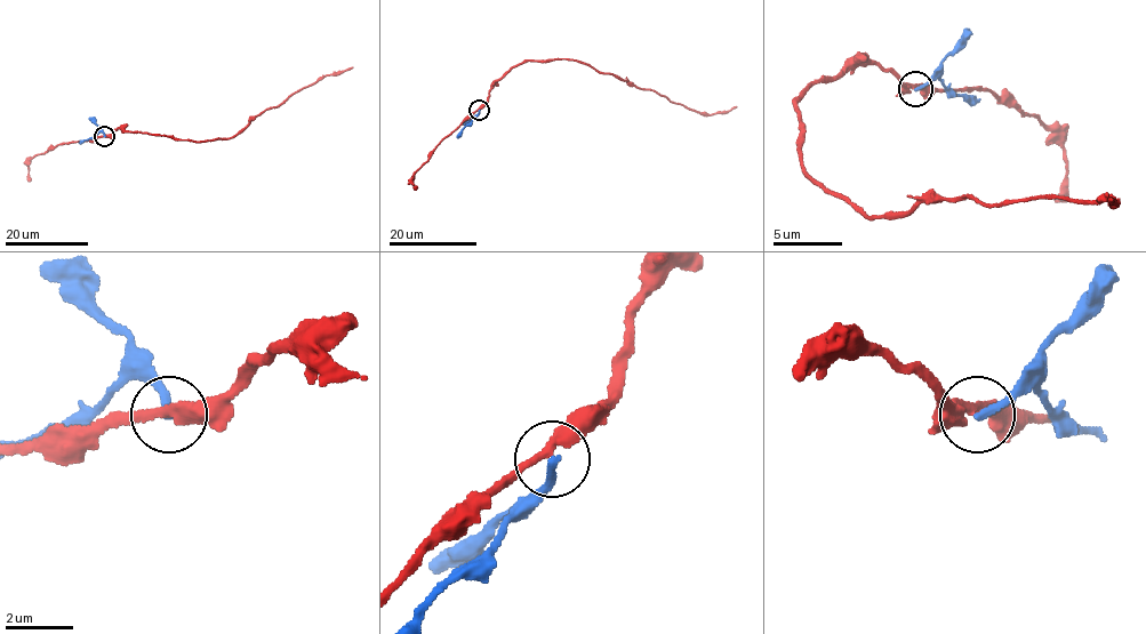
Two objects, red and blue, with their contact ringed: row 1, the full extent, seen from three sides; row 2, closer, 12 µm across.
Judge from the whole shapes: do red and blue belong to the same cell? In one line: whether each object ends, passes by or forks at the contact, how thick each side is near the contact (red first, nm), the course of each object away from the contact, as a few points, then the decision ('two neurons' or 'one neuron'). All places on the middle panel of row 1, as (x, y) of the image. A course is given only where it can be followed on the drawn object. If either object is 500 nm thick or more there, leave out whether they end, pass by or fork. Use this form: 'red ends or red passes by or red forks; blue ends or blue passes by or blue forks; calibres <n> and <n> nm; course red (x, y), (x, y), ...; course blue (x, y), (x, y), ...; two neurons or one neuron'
red passes by; blue ends; calibres 320 and 240 nm; course red (479, 110), (493, 85), (512, 67), (529, 61), (553, 59), (587, 63), (700, 113), (726, 113), (736, 106); course blue (479, 110), (457, 138); two neurons

